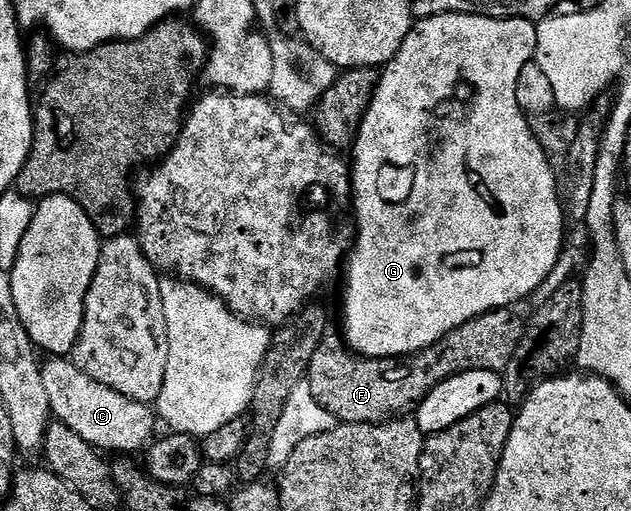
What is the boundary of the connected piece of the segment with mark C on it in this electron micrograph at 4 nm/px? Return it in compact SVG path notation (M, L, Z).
M47 358L41 368L53 418L78 433L80 437L84 437L98 451L141 452L155 438L156 415L147 404L124 397L116 393L116 389L108 389L108 385L100 381L92 381L92 377L84 374L77 363L69 358Z

